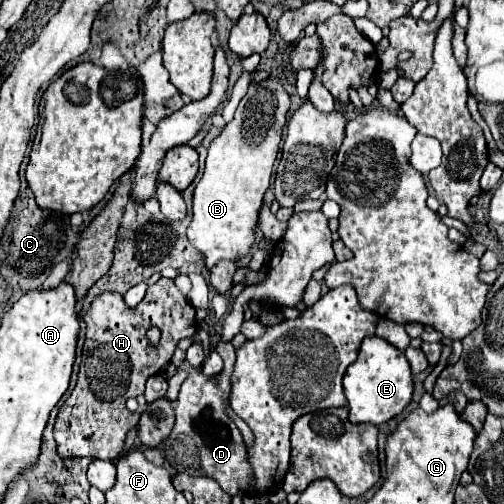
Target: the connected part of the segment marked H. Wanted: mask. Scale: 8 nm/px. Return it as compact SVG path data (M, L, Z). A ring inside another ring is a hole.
M160 279L158 283L150 285L146 291L146 297L136 307L128 307L120 293L102 293L92 301L86 313L86 343L82 347L82 363L80 363L78 381L72 395L64 403L70 409L70 413L58 413L56 425L54 425L54 441L58 445L58 455L62 459L92 457L92 459L114 461L122 453L126 433L132 427L136 427L140 419L136 413L130 413L126 409L126 401L130 397L142 395L148 377L156 375L172 359L176 343L196 333L198 327L196 327L194 315L196 315L194 307L180 293L174 279ZM150 325L156 325L162 331L160 347L148 347L146 331Z

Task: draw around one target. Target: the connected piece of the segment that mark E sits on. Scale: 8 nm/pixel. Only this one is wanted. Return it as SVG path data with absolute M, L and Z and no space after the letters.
M380 337L364 339L358 351L358 359L346 369L344 375L344 393L348 399L350 421L382 425L404 411L404 407L412 401L412 391L412 371L404 351L392 347Z

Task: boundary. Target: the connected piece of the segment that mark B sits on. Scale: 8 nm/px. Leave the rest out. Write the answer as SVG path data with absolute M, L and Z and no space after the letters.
M268 77L262 83L250 85L234 119L210 143L204 175L194 189L192 221L186 233L190 245L204 255L206 269L212 269L222 259L238 263L256 243L260 207L270 185L288 107L290 97L280 77Z

